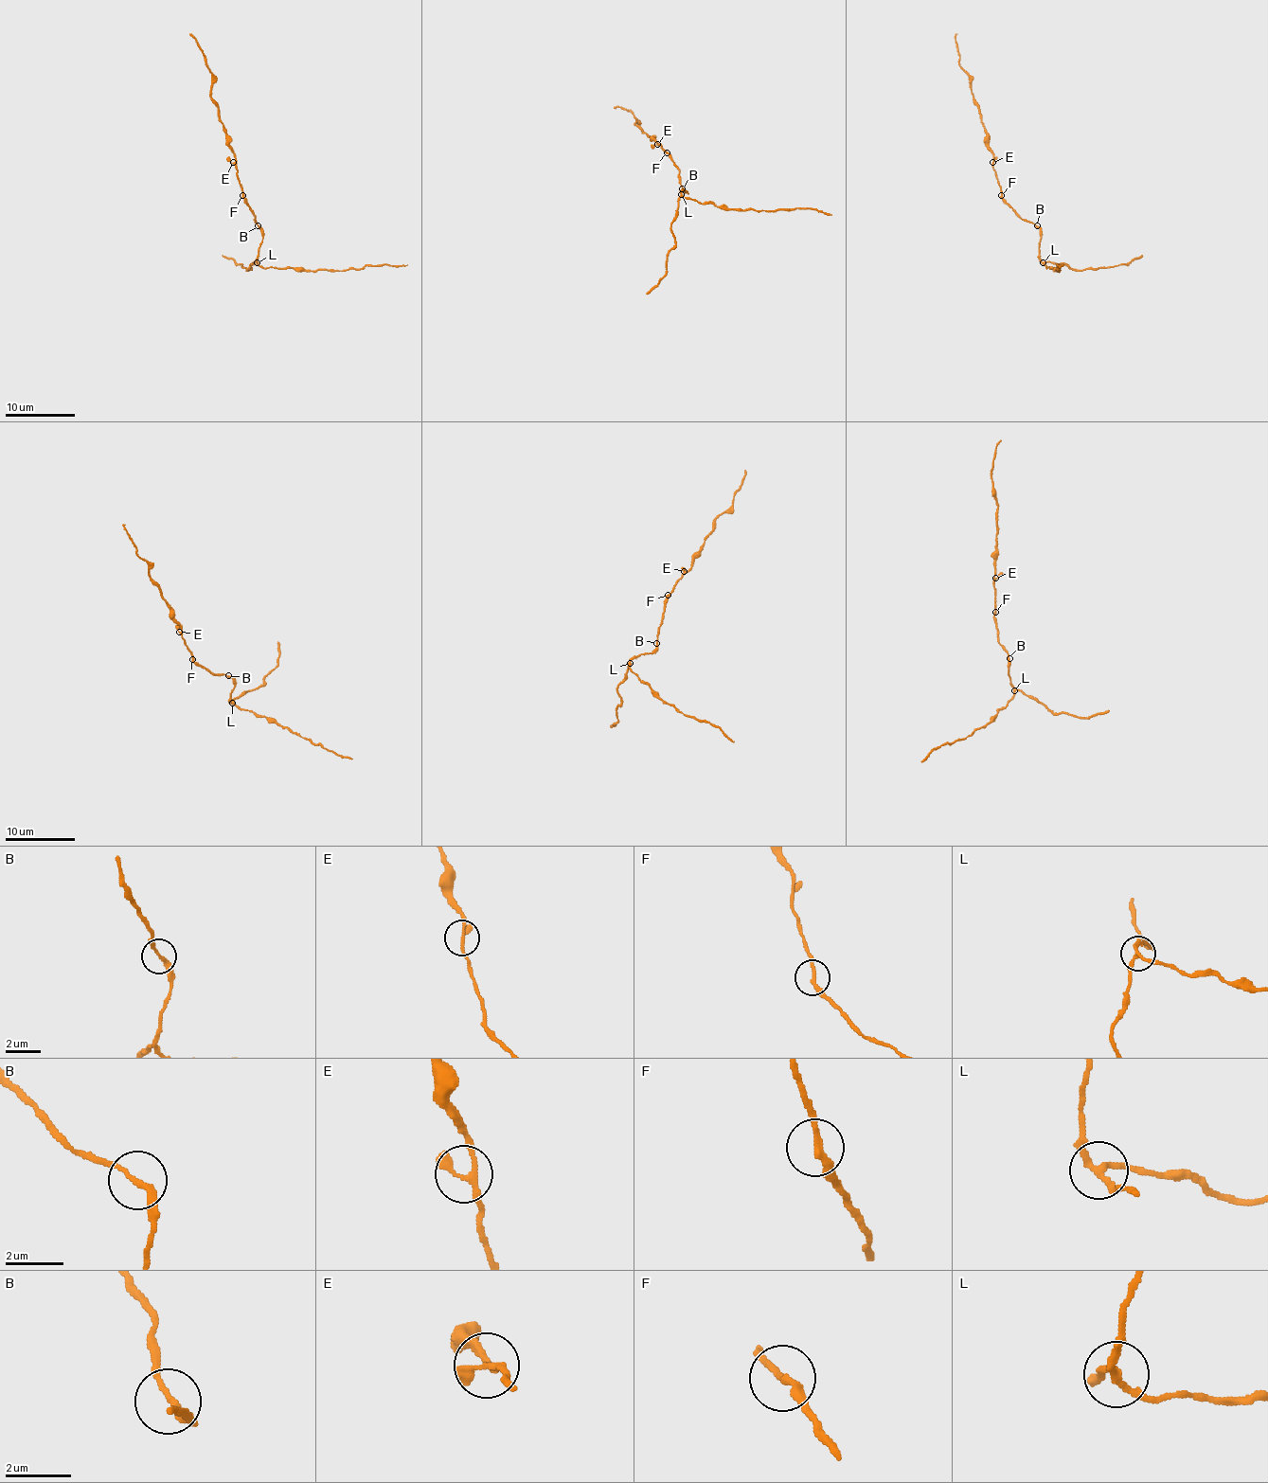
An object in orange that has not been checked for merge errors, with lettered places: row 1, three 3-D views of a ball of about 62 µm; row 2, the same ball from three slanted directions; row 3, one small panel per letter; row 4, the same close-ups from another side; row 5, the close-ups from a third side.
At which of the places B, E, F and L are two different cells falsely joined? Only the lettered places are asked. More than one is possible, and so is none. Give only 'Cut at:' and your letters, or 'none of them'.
Cut at: L

